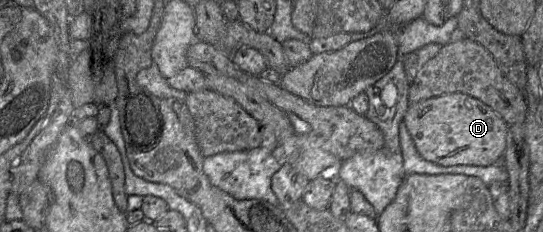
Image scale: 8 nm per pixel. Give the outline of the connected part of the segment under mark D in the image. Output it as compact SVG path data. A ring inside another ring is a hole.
M463 93L410 103L403 121L421 157L440 166L491 166L502 161L509 125L491 107Z

